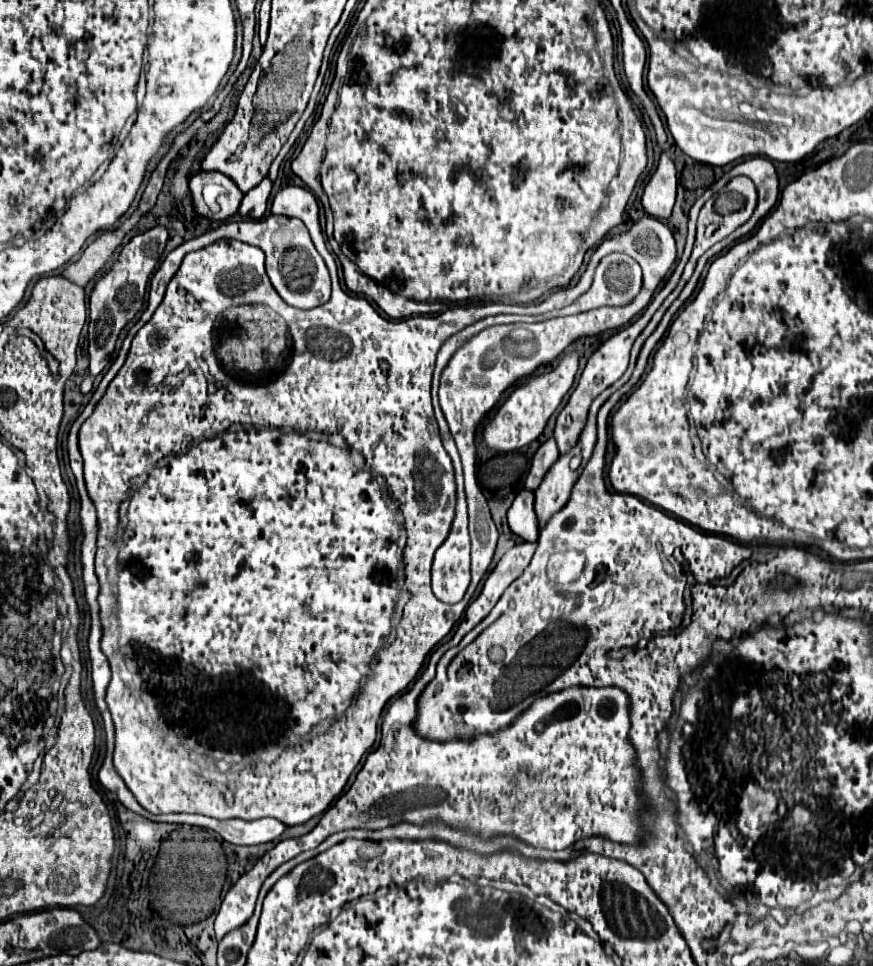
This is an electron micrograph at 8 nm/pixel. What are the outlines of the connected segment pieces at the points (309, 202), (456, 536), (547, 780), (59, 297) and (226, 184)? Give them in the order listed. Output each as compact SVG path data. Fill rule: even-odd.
M288 185L288 187L280 189L273 199L271 213L274 215L295 217L300 219L300 221L304 221L304 225L308 227L310 237L312 237L318 253L326 259L326 263L332 269L334 257L326 249L326 243L324 243L324 237L322 237L322 231L320 231L318 201L316 201L316 197L308 189L294 187L294 185Z
M461 458L452 459L452 464L455 472L455 482L456 482L456 512L454 515L454 523L452 523L452 529L450 529L450 535L446 537L446 541L438 547L436 555L434 555L434 565L432 565L432 591L434 595L444 601L444 603L458 603L468 585L471 582L471 540L468 530L468 508L466 502L466 495L464 492L464 477Z
M518 543L514 545L492 569L488 575L482 593L468 605L466 615L462 623L458 625L458 631L454 637L439 646L431 653L429 662L423 673L416 679L412 689L402 693L400 697L392 699L390 707L386 709L386 715L382 719L382 739L380 745L368 753L364 767L356 775L356 781L352 787L338 797L334 807L330 807L320 823L306 835L296 839L284 839L274 849L264 853L264 857L258 859L258 863L244 873L236 885L226 893L220 911L214 921L216 937L222 939L228 931L242 927L254 911L254 903L260 891L260 885L264 879L284 861L296 857L302 851L318 847L328 835L350 829L350 827L364 827L364 829L382 829L394 823L426 823L434 817L440 817L452 827L460 827L466 831L474 831L482 837L498 835L498 833L514 833L522 837L526 843L540 847L540 849L564 849L576 843L578 839L590 837L590 835L604 835L610 841L618 843L630 843L636 845L642 839L642 829L638 821L638 811L642 807L640 801L640 773L634 767L634 749L628 741L628 697L624 691L618 691L616 687L570 687L558 693L550 693L546 697L540 697L534 701L530 709L526 709L510 727L494 733L494 735L478 735L472 741L450 741L450 743L432 743L414 731L412 723L416 719L416 701L426 687L428 681L435 677L436 666L443 654L450 648L460 643L460 639L474 629L496 605L496 601L502 597L506 587L516 581L522 571L528 567L532 555L536 551L536 543Z
M52 275L36 281L28 303L12 317L10 325L28 327L44 341L48 351L60 361L60 377L68 379L76 365L76 347L80 339L80 331L86 321L86 293L80 285L70 283L64 277Z
M200 171L190 179L190 193L194 211L210 221L224 221L232 217L244 197L230 177L206 171Z

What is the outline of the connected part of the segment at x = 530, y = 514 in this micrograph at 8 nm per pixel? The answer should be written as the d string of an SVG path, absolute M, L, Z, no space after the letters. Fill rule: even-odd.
M522 489L508 509L508 525L514 535L524 541L538 539L538 521L534 513L534 493Z

